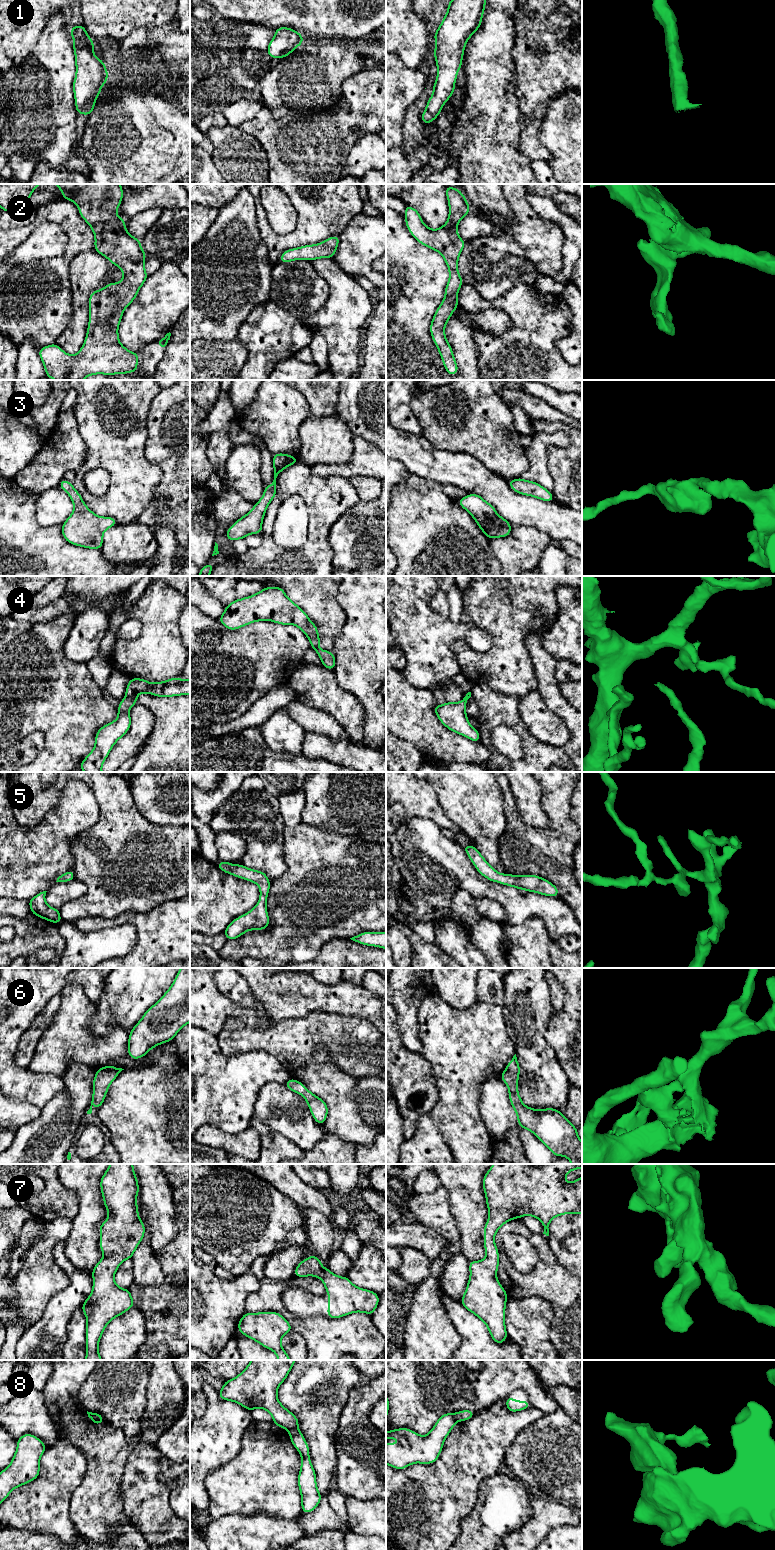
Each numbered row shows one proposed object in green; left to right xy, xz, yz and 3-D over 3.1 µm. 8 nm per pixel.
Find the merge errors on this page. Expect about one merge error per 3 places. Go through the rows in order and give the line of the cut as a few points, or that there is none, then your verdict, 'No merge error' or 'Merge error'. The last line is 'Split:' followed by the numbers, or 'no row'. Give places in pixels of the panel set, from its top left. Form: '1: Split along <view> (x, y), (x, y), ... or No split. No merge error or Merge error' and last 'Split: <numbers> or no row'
1: No split. No merge error
2: No split. No merge error
3: No split. No merge error
4: No split. No merge error
5: No split. No merge error
6: No split. No merge error
7: No split. No merge error
8: Split along xz (296, 1427), (288, 1430). Merge error
Split: 8

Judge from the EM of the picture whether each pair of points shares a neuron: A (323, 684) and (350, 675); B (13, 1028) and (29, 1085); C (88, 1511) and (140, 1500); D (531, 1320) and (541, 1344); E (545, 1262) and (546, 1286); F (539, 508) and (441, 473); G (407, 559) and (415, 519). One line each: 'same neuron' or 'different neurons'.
A: different neurons
B: same neuron
C: different neurons
D: same neuron
E: same neuron
F: same neuron
G: same neuron

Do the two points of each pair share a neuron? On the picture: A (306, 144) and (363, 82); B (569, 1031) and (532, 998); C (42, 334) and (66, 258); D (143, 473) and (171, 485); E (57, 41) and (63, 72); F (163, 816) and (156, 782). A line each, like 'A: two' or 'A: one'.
A: one
B: two
C: one
D: two
E: one
F: one

